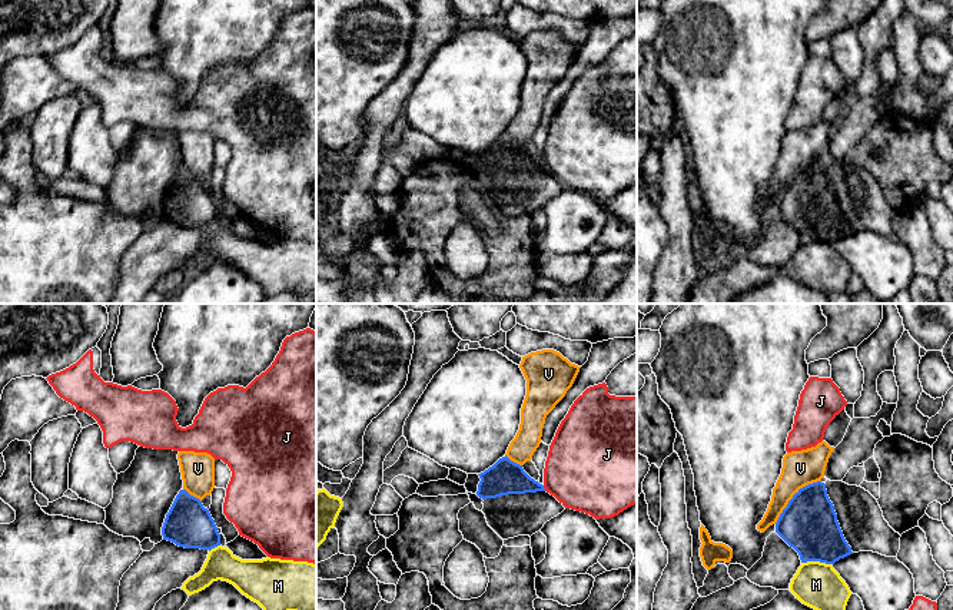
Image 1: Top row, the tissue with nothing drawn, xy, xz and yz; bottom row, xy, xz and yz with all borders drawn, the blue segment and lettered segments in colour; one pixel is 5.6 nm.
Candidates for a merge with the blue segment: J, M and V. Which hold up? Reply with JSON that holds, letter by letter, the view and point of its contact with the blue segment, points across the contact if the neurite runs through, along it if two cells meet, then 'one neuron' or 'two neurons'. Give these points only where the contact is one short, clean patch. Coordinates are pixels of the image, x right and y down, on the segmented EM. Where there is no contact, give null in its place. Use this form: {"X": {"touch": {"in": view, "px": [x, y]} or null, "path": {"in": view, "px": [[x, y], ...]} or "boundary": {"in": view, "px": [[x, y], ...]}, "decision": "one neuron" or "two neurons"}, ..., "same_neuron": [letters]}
{"J": {"touch": {"in": "xz", "px": [544, 489]}, "boundary": {"in": "xz", "px": [[543, 486], [545, 490]]}, "decision": "two neurons"}, "M": {"touch": {"in": "yz", "px": [816, 560]}, "boundary": {"in": "yz", "px": [[802, 562], [824, 562], [830, 564]]}, "decision": "two neurons"}, "V": {"touch": {"in": "yz", "px": [793, 496]}, "boundary": {"in": "yz", "px": [[820, 480], [803, 486], [774, 523]]}, "decision": "two neurons"}, "same_neuron": []}

